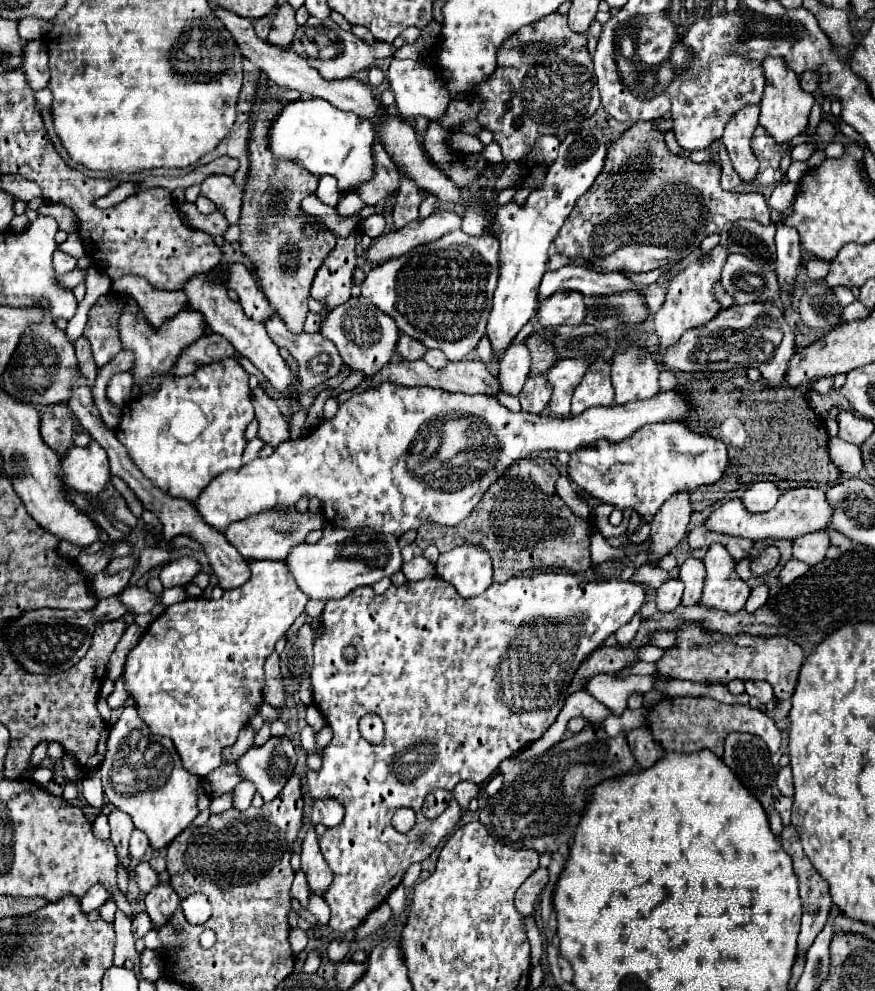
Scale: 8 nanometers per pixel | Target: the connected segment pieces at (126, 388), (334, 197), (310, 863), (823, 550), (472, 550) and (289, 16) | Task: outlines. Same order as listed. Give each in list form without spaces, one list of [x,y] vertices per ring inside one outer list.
[[[121,372],[115,374],[109,384],[107,384],[107,398],[109,402],[113,402],[115,406],[125,406],[131,400],[131,386],[133,386],[133,378],[129,372]]]
[[[323,176],[323,178],[321,178],[319,188],[317,188],[317,198],[319,198],[323,204],[331,206],[331,208],[337,206],[337,202],[339,202],[341,196],[337,194],[337,180],[333,180],[333,176]]]
[[[313,828],[307,832],[305,842],[303,842],[301,870],[307,874],[311,894],[323,896],[329,890],[329,884],[333,882],[333,872],[317,848],[317,834]]]
[[[827,530],[805,534],[793,540],[793,558],[813,566],[825,558],[829,546],[831,546],[831,538]]]
[[[457,546],[451,552],[441,554],[435,572],[451,582],[463,598],[485,592],[493,582],[489,554],[477,546]]]
[[[283,4],[281,8],[277,8],[277,12],[273,16],[273,28],[269,32],[267,42],[275,44],[279,48],[291,48],[295,32],[297,32],[295,10],[289,4]]]

